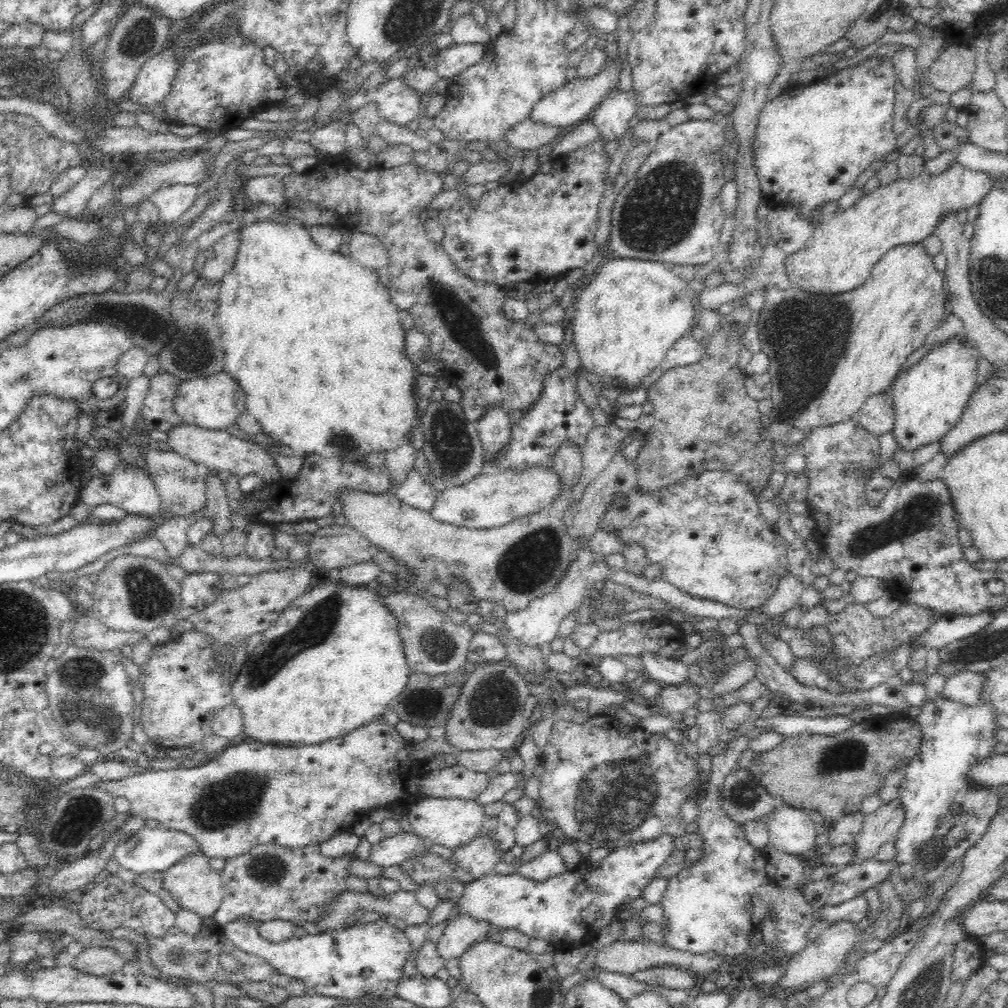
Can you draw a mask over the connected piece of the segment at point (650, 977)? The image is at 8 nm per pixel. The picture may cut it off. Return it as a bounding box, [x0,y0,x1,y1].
[632,966,695,992]

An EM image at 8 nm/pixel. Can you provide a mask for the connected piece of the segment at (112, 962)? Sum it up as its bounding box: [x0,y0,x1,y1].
[71,947,127,976]

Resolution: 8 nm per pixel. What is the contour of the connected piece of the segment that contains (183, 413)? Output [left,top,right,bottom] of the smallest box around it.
[173,372,245,430]

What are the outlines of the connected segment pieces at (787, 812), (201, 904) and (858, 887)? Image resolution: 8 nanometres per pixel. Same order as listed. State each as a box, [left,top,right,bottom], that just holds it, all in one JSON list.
[[763,804,817,858],[163,852,225,923],[826,860,896,906]]

